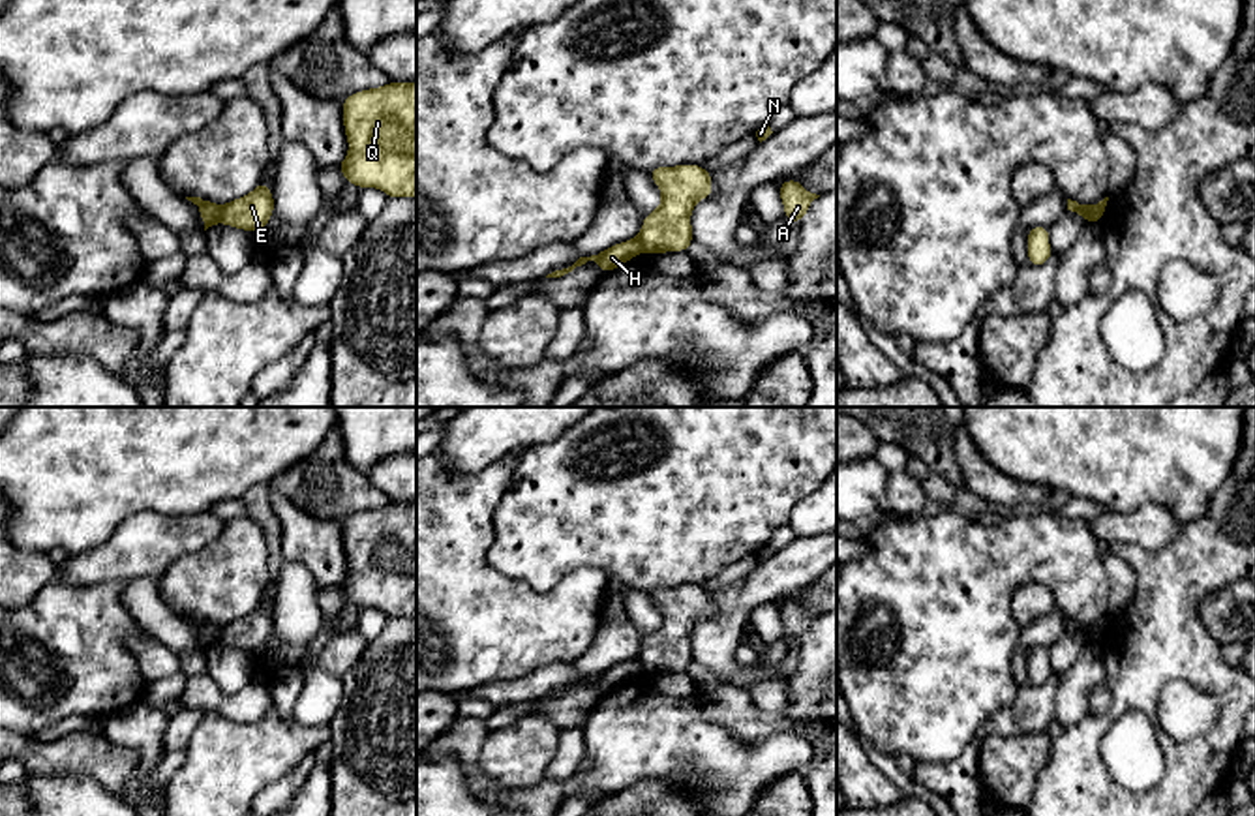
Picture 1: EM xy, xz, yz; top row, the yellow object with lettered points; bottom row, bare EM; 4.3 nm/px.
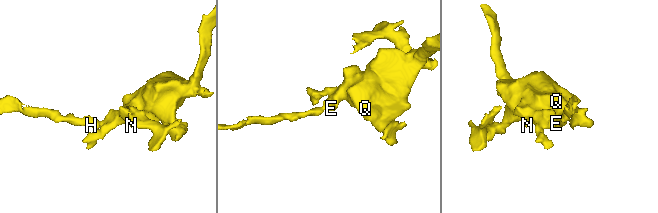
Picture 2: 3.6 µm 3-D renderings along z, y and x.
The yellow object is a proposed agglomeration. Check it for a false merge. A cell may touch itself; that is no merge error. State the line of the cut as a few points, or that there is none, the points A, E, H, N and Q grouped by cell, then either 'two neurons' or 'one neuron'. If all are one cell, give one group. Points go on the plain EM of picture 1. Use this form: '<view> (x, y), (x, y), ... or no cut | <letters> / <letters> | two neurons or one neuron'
xy (222, 627), (220, 640) | A E N Q / H | two neurons

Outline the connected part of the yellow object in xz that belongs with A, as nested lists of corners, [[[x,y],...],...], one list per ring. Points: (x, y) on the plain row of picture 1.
[[[784,600],[779,612],[788,643],[797,643],[809,632],[810,623],[820,617],[809,613],[799,600]]]

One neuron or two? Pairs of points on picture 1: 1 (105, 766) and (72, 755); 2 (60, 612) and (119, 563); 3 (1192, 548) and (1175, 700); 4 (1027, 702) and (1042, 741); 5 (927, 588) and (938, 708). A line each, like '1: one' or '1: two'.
1: one
2: two
3: two
4: two
5: one

